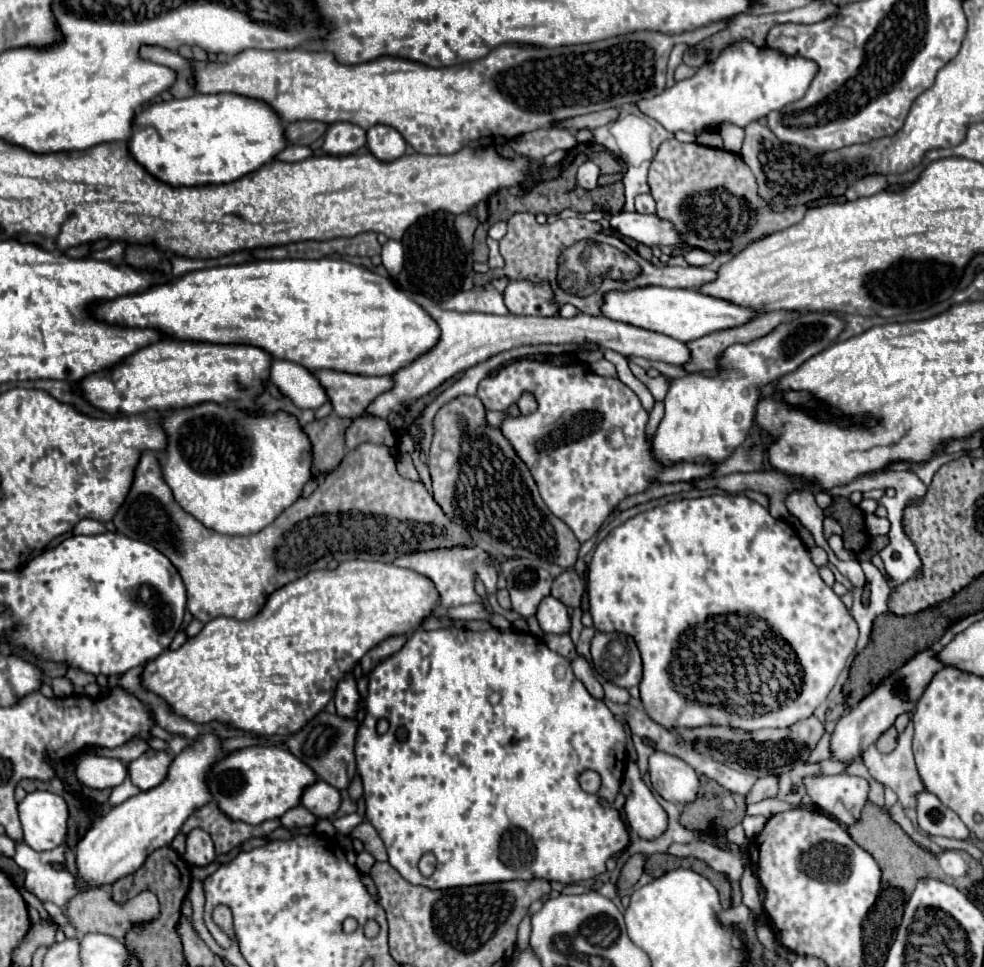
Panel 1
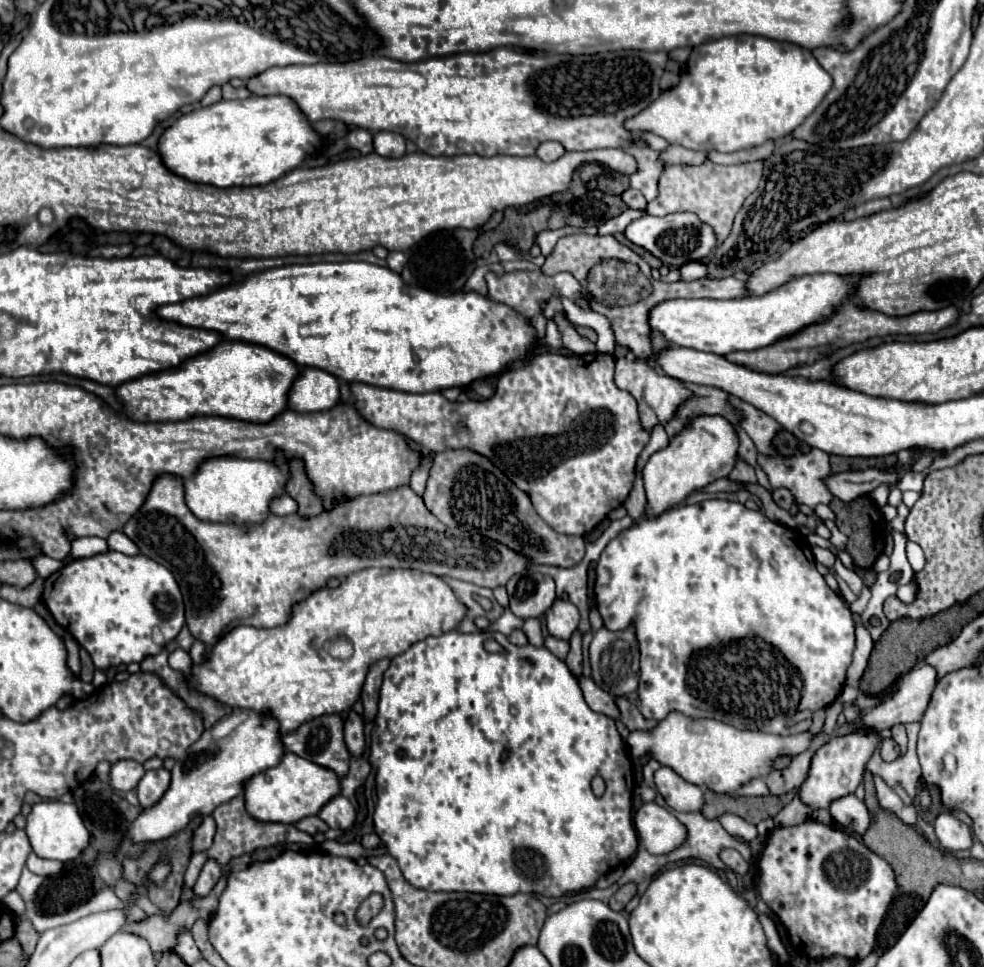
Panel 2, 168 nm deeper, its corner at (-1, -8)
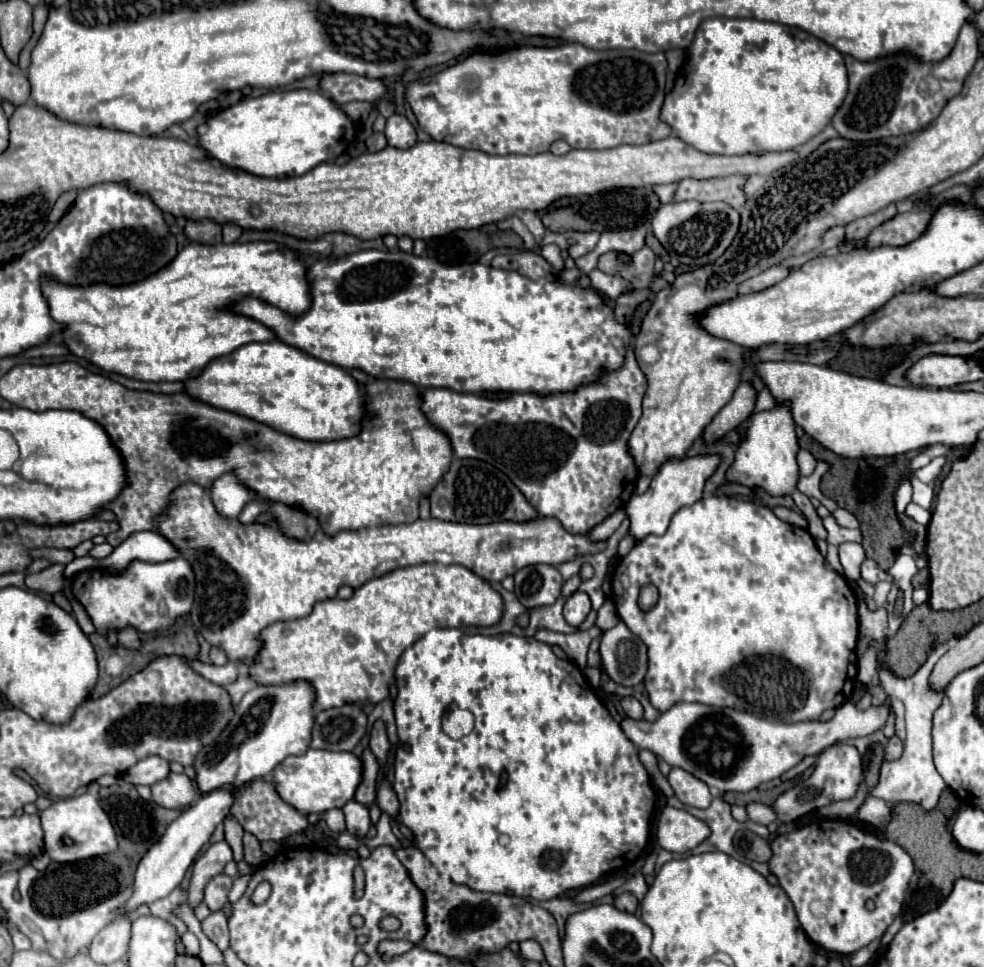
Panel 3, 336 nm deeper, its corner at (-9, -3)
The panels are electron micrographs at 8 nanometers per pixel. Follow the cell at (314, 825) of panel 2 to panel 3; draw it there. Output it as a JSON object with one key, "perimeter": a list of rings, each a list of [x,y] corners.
{"perimeter":[[[329,809],[329,811],[325,811],[323,813],[323,821],[335,833],[345,831],[345,819],[343,819],[343,811],[341,809]]]}

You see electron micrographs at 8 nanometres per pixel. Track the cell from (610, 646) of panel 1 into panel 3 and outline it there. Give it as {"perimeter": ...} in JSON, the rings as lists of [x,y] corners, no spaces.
{"perimeter":[[[623,621],[603,633],[599,653],[601,665],[583,669],[593,689],[601,683],[601,671],[625,687],[635,687],[643,681],[647,673],[647,647]]]}

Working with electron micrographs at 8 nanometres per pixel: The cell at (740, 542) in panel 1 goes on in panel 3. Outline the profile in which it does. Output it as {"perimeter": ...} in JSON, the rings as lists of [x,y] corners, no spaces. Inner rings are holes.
{"perimeter":[[[705,495],[697,503],[679,509],[665,535],[647,535],[643,537],[621,561],[617,563],[615,575],[613,575],[613,603],[617,609],[617,615],[621,621],[645,641],[649,647],[649,671],[645,675],[645,689],[649,693],[649,701],[655,709],[661,713],[667,711],[671,705],[681,701],[697,701],[703,705],[713,707],[731,707],[745,713],[753,713],[755,717],[773,721],[773,723],[797,723],[797,721],[809,721],[819,719],[821,713],[829,707],[841,705],[841,679],[843,679],[843,701],[849,699],[855,677],[857,677],[857,599],[851,591],[849,583],[843,575],[835,573],[833,569],[827,569],[825,559],[821,557],[813,537],[809,531],[801,527],[793,527],[791,523],[781,521],[773,515],[773,511],[761,503],[743,501],[727,495]],[[647,583],[653,583],[659,589],[659,601],[657,605],[643,613],[637,607],[639,589]]]}

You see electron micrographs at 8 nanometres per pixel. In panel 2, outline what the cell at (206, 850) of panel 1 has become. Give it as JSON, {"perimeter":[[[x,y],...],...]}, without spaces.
{"perimeter":[[[209,860],[209,862],[203,866],[203,870],[201,870],[197,884],[193,886],[195,898],[205,898],[205,896],[213,890],[213,886],[217,884],[219,878],[221,878],[221,866],[219,866],[217,862]]]}

